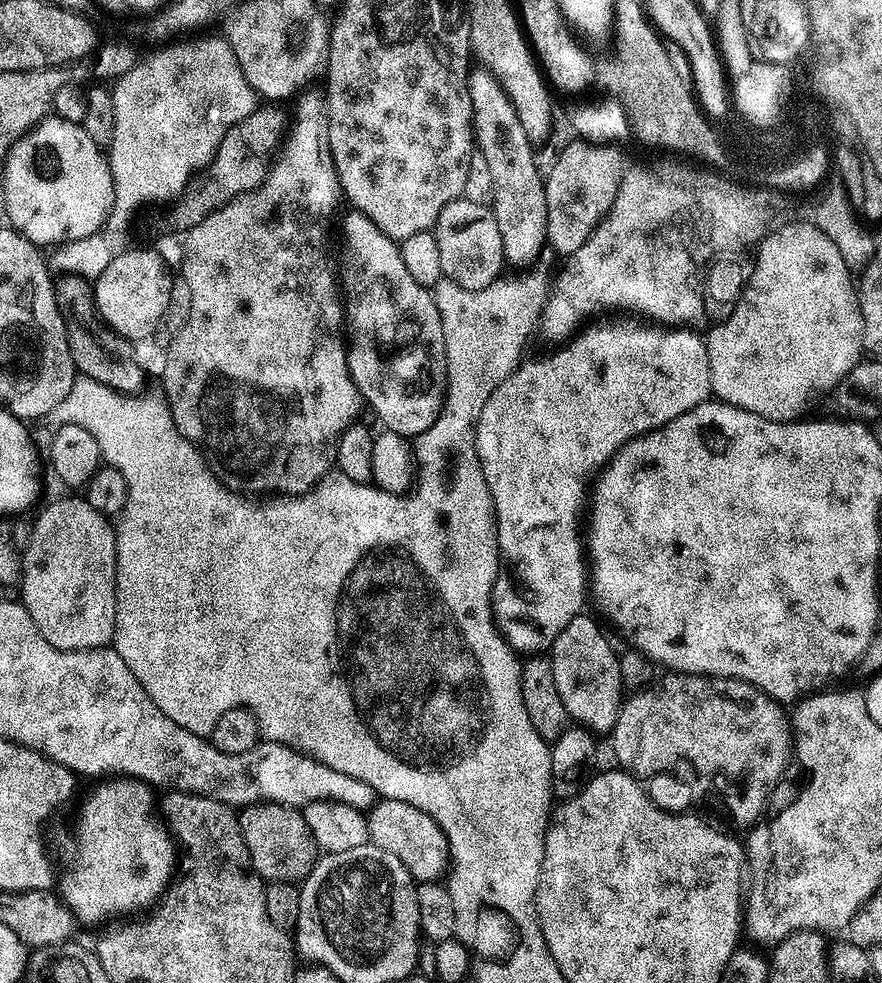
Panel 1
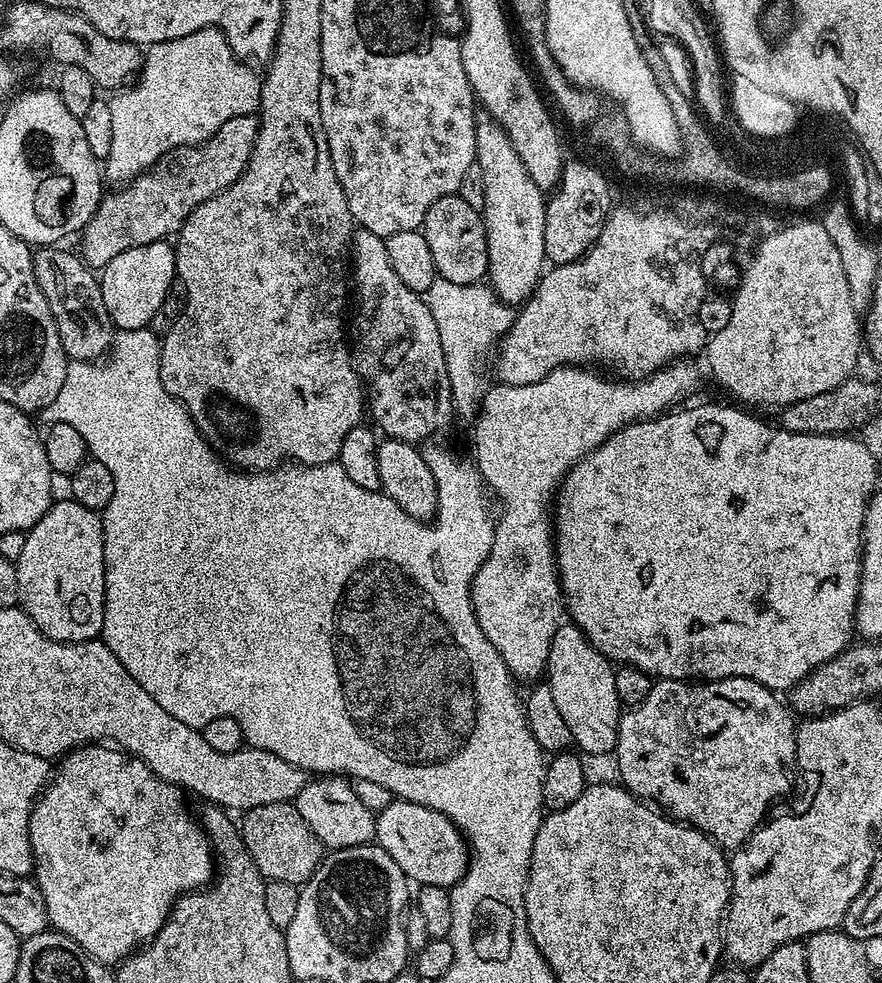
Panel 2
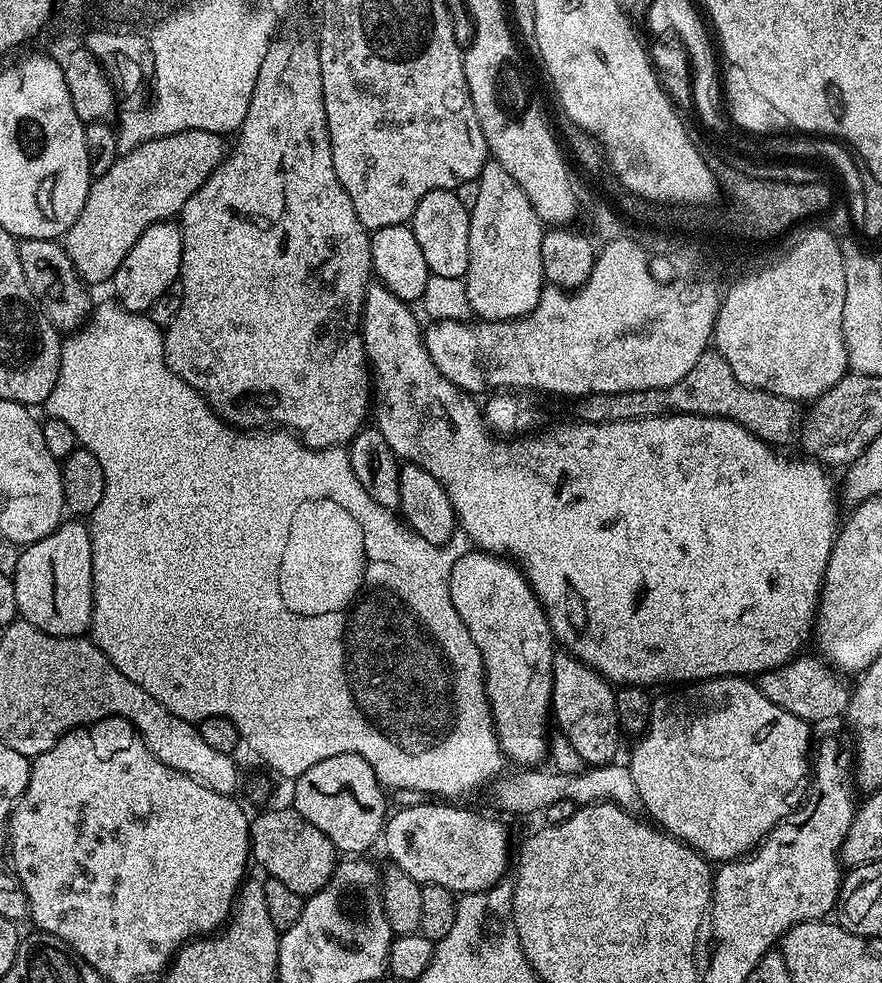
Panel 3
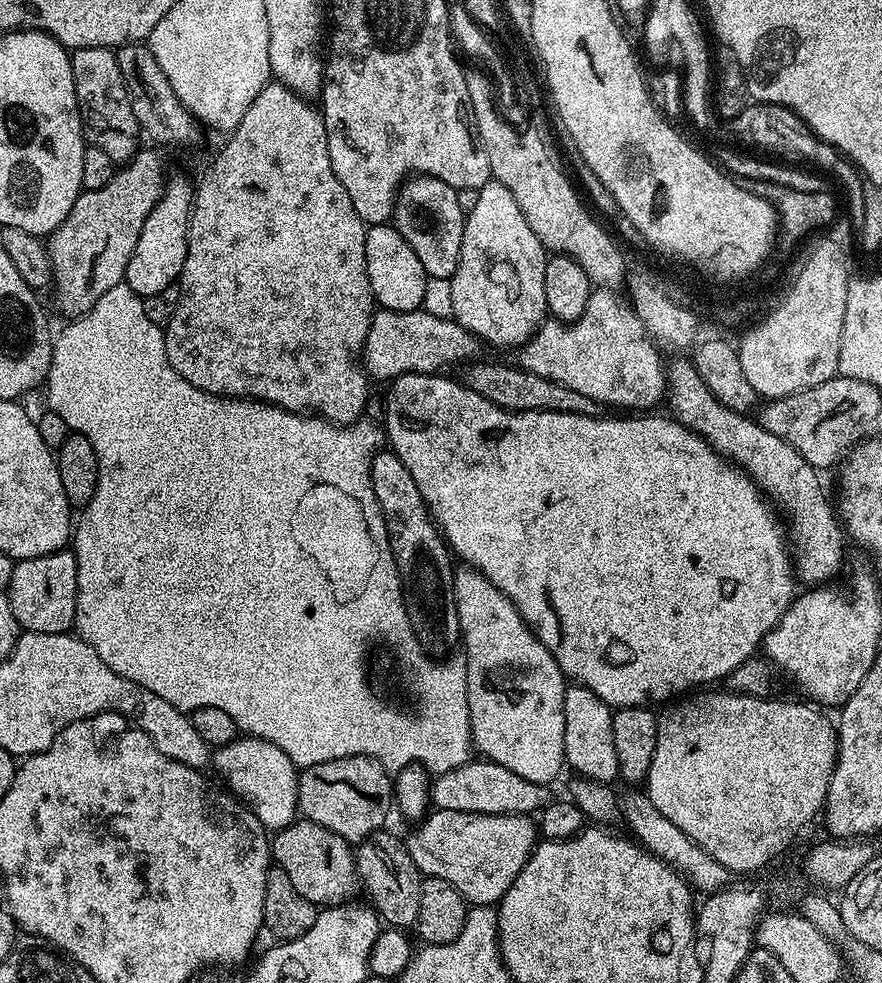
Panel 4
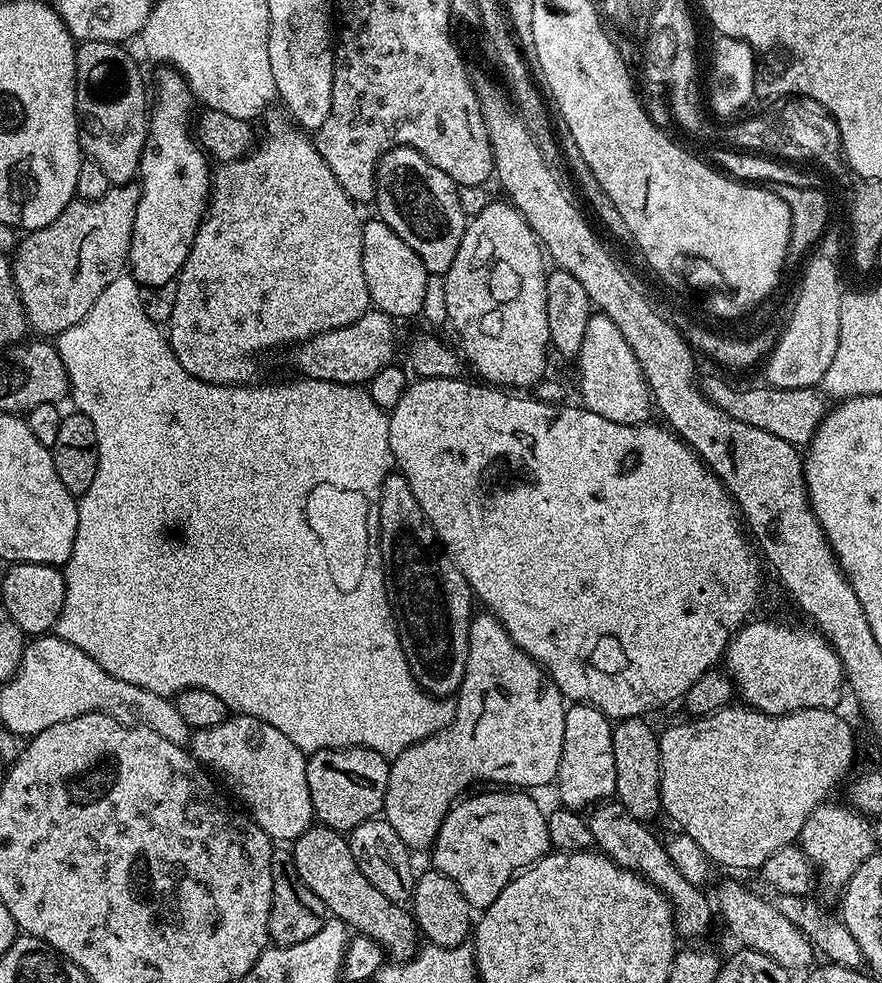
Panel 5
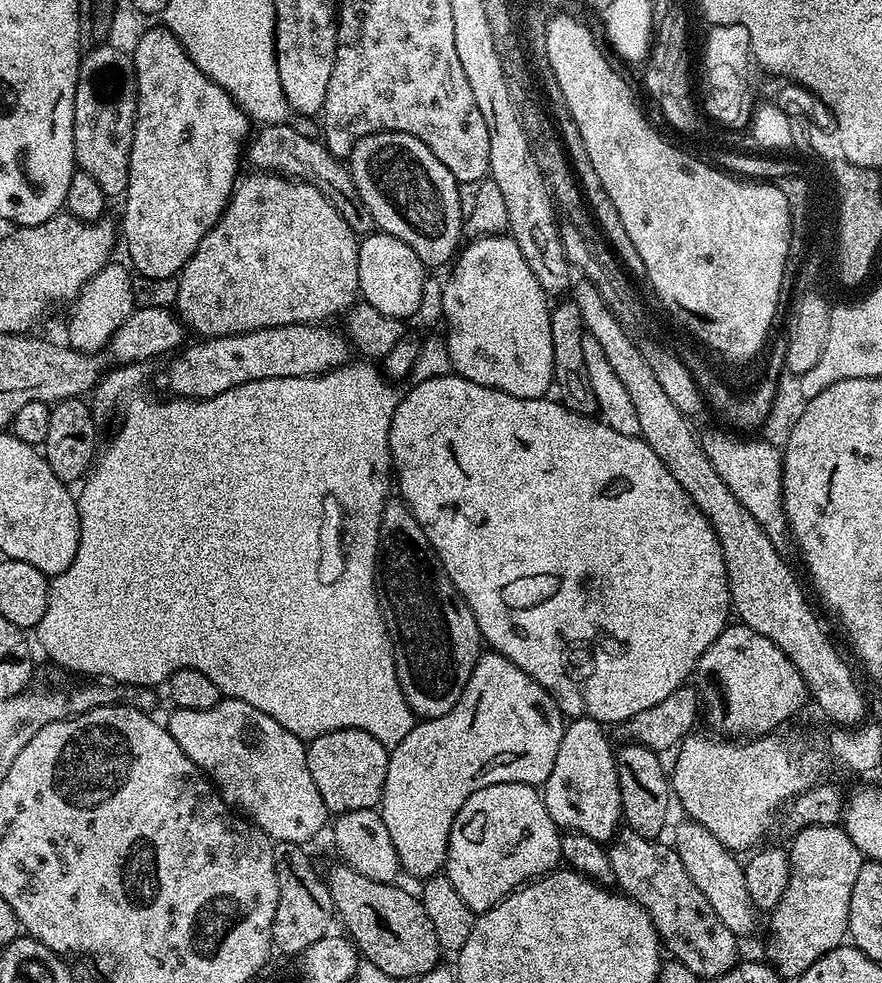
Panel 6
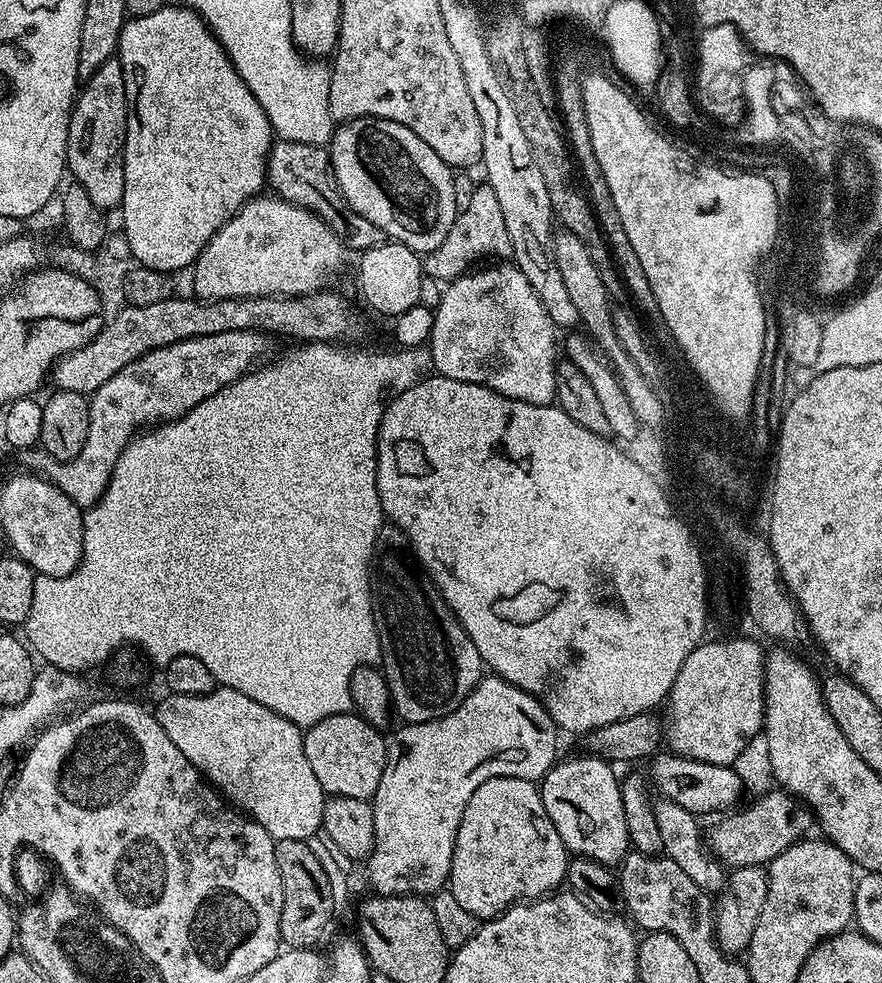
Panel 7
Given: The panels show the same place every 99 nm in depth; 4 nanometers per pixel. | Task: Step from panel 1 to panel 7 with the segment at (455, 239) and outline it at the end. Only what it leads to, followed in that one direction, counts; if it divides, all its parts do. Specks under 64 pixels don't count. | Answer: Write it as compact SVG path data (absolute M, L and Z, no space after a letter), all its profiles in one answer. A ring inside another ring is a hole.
M359 116L356 120L341 123L333 131L330 155L336 181L348 205L358 214L362 214L362 218L370 218L370 222L374 222L374 226L378 226L384 231L385 237L391 238L397 244L404 244L407 248L414 249L417 254L427 254L433 252L438 246L442 246L446 234L450 234L450 226L456 221L457 210L454 202L454 172L446 162L442 162L442 158L438 158L438 154L434 154L434 150L430 150L430 146L426 146L426 142L422 142L422 138L418 138L418 134L414 134L414 130L410 130L393 120L383 120L382 118L374 118L373 116Z

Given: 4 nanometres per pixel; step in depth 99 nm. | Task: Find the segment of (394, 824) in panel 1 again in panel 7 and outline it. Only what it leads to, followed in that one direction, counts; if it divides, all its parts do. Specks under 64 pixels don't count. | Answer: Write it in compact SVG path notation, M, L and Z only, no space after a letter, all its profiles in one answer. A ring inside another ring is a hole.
M521 776L490 778L482 782L482 786L470 794L470 802L466 802L454 842L450 890L465 910L483 922L502 915L517 902L531 902L555 893L565 883L569 859L568 849L562 838L558 838L558 830L554 830L546 806L542 806L539 787Z

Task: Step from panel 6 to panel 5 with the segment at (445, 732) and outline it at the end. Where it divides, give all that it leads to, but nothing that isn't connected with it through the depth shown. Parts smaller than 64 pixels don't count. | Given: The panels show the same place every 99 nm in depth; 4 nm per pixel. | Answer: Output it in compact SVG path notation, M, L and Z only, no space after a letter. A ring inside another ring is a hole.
M483 615L472 617L468 635L468 661L464 680L454 700L456 716L452 723L430 738L402 750L402 754L395 756L388 765L388 785L382 816L397 831L409 850L431 849L446 814L457 803L458 797L469 791L467 788L475 780L533 790L543 784L551 785L562 762L562 709L566 704L563 694L558 686L554 686L547 671L530 659L513 642L510 634L506 634L495 616Z

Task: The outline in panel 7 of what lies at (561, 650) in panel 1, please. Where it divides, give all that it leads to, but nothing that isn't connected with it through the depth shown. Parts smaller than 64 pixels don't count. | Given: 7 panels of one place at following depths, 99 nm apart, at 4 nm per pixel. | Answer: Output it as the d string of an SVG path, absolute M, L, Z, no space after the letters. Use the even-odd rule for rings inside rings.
M591 754L563 760L553 764L538 784L542 806L546 806L558 838L562 838L573 857L585 856L599 864L619 866L628 855L630 845L620 780L612 769L615 767Z

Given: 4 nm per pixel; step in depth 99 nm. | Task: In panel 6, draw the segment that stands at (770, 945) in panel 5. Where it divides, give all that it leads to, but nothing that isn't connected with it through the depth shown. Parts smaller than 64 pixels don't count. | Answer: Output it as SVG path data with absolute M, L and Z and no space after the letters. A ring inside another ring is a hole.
M685 819L684 824L676 828L674 847L678 858L682 858L682 866L686 866L686 874L694 878L694 886L702 890L706 902L714 906L714 914L722 918L723 924L737 936L744 938L756 928L757 909L750 902L750 894L746 891L746 878L744 877L743 863L738 859L737 853L730 851L706 826L695 824L693 820ZM737 860L737 861L736 861Z

